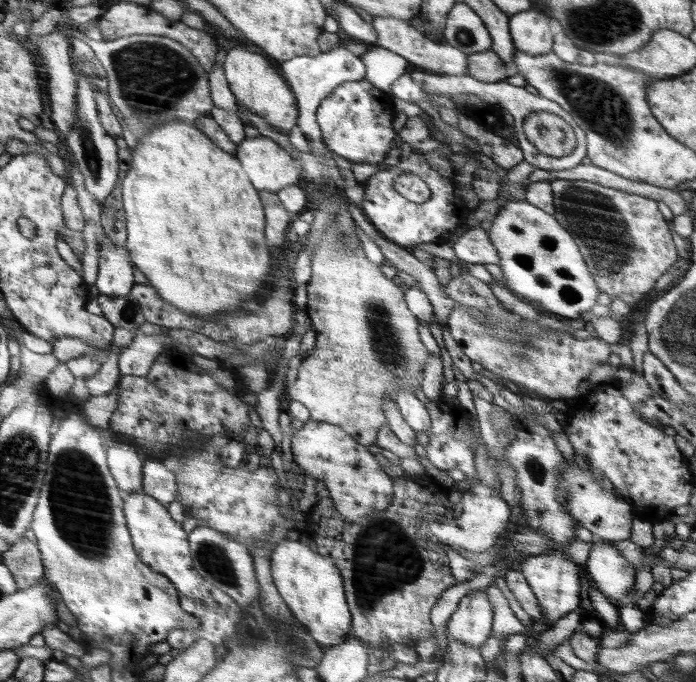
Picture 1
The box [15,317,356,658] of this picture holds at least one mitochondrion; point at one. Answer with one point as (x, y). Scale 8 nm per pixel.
(81, 506)

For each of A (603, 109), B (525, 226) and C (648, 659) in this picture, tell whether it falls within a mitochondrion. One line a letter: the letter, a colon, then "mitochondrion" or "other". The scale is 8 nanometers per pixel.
A: mitochondrion
B: other
C: other

